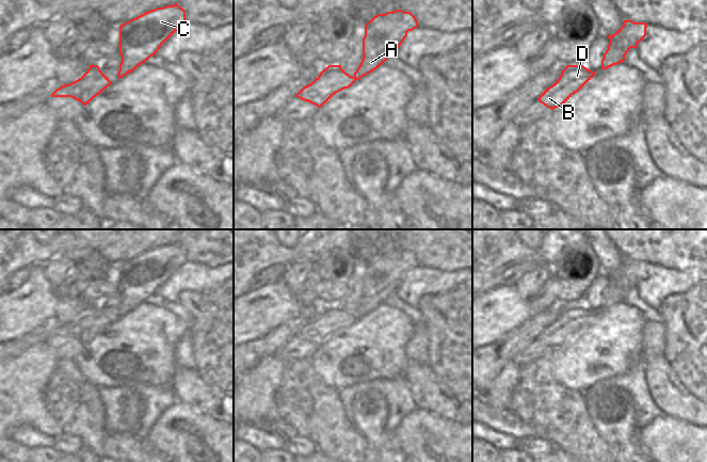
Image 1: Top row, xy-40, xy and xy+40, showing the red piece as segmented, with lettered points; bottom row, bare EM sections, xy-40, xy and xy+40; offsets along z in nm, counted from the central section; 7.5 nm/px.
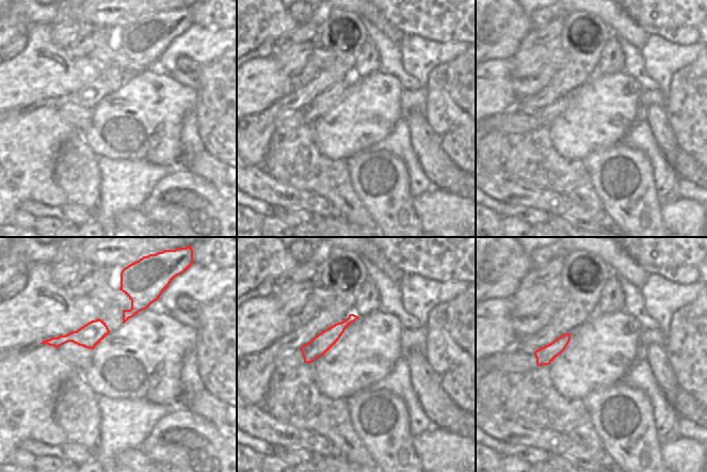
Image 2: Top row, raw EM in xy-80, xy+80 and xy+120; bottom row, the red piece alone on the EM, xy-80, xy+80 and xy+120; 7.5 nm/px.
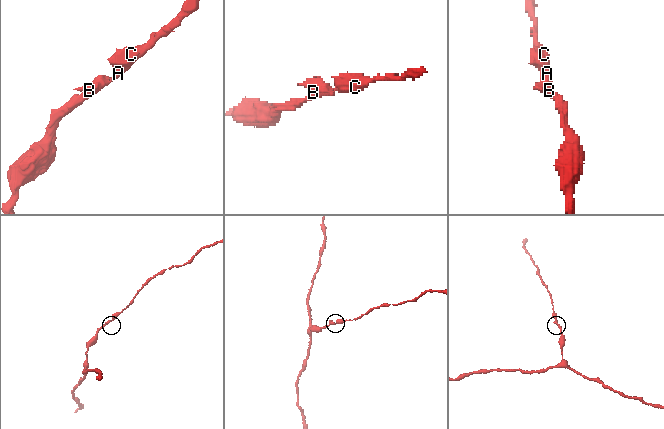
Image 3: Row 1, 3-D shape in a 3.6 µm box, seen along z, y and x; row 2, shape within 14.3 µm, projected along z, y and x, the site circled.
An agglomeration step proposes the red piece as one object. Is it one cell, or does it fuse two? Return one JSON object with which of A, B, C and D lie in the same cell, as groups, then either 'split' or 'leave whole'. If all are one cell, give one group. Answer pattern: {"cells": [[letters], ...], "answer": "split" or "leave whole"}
{"cells": [["A", "B", "C", "D"]], "answer": "leave whole"}

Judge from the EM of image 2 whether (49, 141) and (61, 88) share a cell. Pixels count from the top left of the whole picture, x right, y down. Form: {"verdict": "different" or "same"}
{"verdict": "different"}

